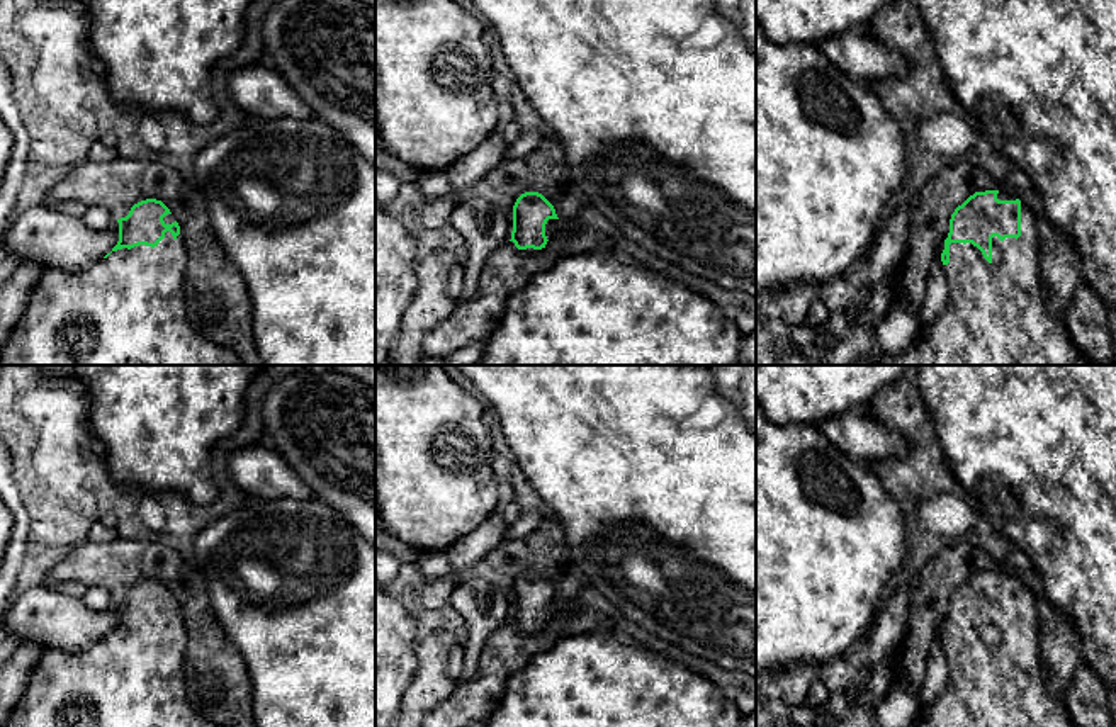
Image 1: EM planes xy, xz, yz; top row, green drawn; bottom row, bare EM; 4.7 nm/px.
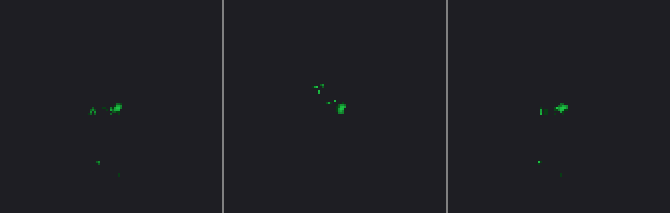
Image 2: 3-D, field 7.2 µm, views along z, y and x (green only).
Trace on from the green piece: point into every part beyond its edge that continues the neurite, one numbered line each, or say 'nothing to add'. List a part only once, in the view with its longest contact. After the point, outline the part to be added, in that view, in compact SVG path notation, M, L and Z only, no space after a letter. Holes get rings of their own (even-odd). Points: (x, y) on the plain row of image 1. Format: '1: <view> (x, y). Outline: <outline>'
1: yz (991, 685). Outline: M1021 583L1021 617L1000 622L992 618L992 642L989 644L982 632L972 623L951 623L950 644L943 645L950 679L943 693L909 727L1077 727L1068 713L1065 700L1053 695L1043 678L1038 652L1038 613L1034 596Z

